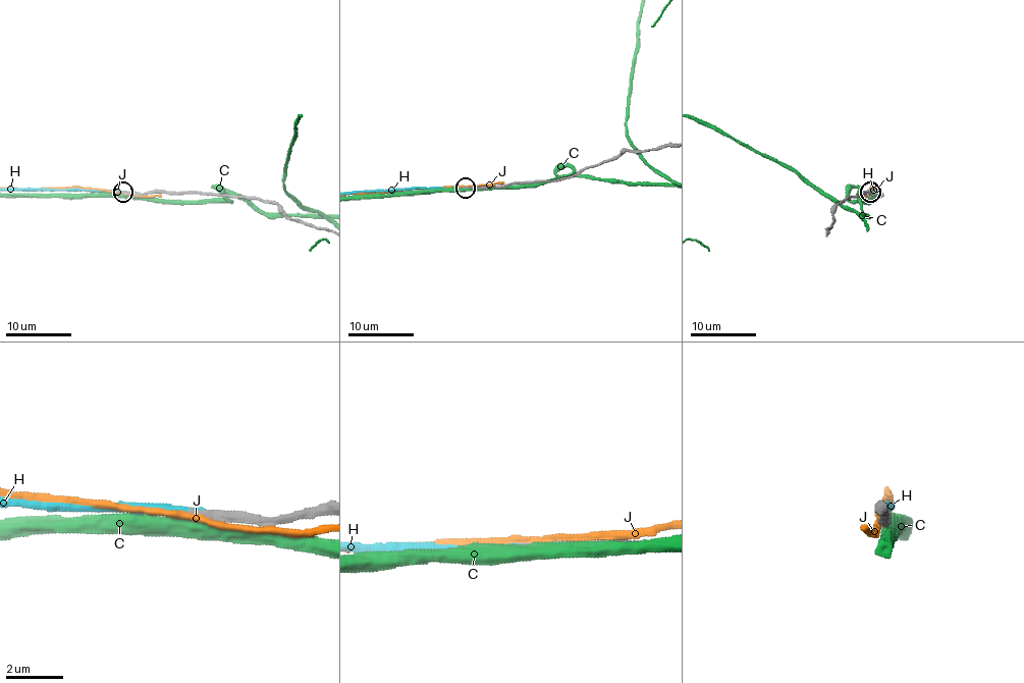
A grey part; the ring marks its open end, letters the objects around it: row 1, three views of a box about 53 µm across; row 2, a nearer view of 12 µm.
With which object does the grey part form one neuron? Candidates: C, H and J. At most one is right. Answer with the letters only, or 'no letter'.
H

